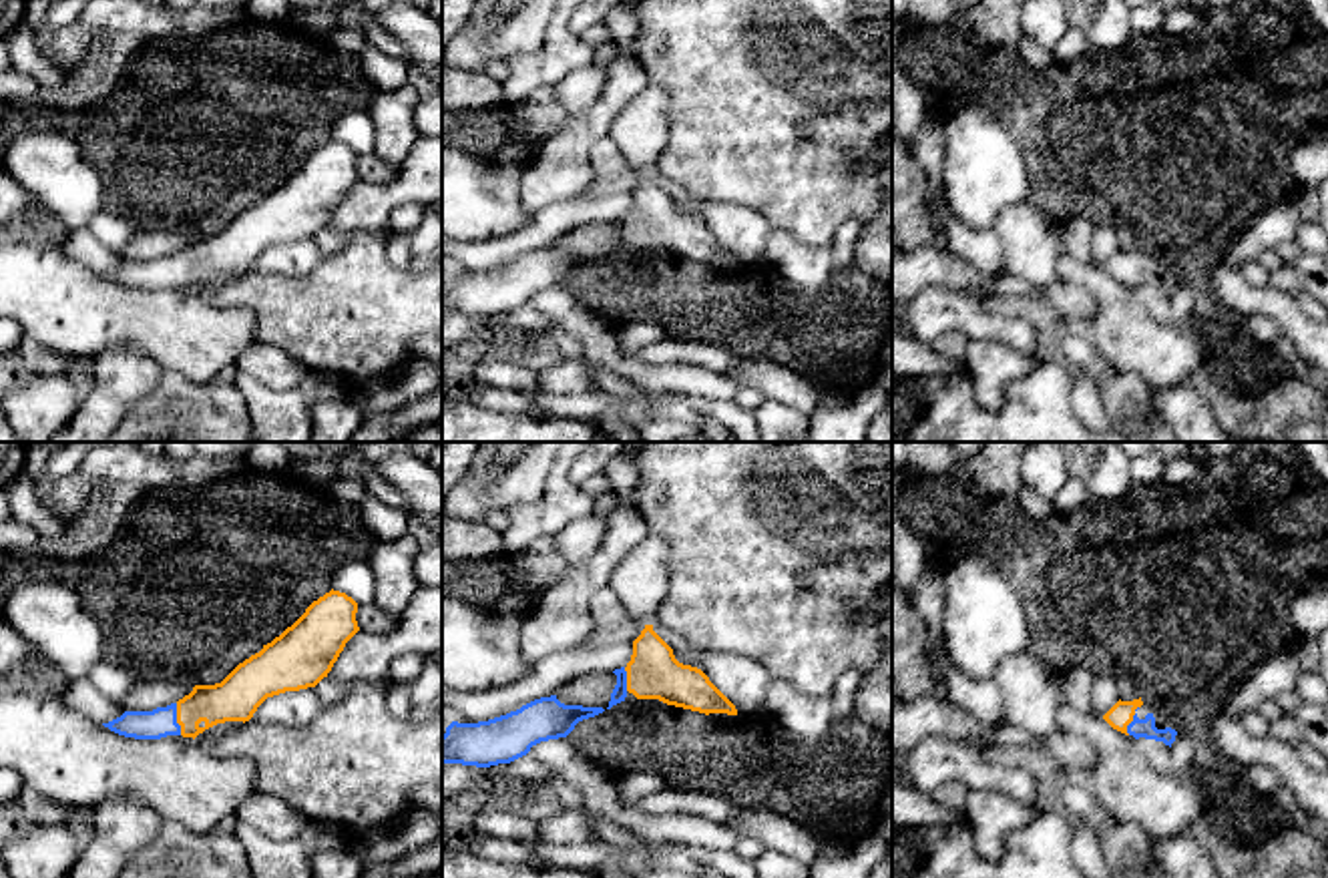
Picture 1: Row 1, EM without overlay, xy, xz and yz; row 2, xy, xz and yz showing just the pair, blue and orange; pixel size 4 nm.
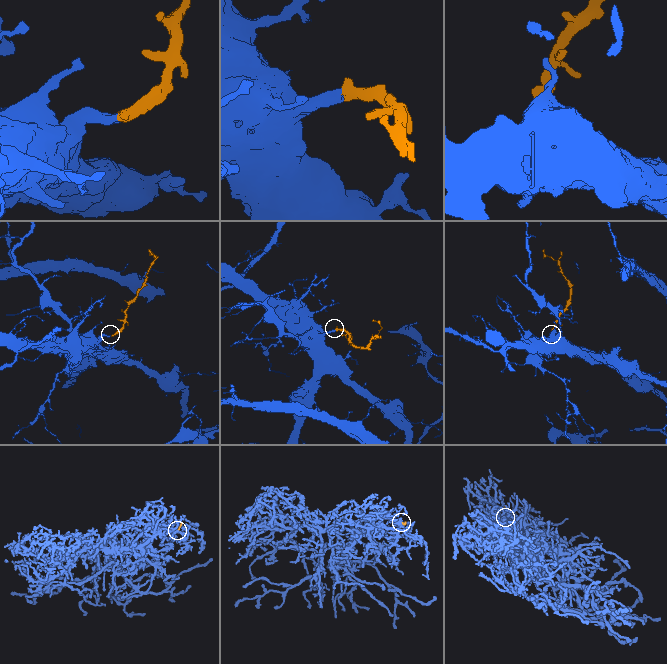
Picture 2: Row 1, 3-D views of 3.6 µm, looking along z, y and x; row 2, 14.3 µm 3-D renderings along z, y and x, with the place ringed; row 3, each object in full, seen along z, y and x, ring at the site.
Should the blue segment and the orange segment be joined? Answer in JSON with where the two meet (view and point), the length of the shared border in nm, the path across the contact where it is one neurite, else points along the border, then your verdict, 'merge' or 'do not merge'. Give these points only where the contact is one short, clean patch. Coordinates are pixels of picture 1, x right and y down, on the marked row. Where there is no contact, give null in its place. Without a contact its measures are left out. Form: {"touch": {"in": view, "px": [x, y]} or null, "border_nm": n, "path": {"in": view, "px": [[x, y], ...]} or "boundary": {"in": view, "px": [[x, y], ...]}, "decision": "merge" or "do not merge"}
{"touch": {"in": "xy", "px": [175, 720]}, "border_nm": 130, "path": {"in": "xy", "px": [[161, 722], [175, 720], [201, 704], [234, 700]]}, "decision": "merge"}

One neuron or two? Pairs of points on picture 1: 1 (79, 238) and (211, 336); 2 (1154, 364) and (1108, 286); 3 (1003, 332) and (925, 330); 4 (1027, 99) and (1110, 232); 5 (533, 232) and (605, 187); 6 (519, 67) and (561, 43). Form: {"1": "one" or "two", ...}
{"1": "two", "2": "one", "3": "one", "4": "two", "5": "two", "6": "one"}

